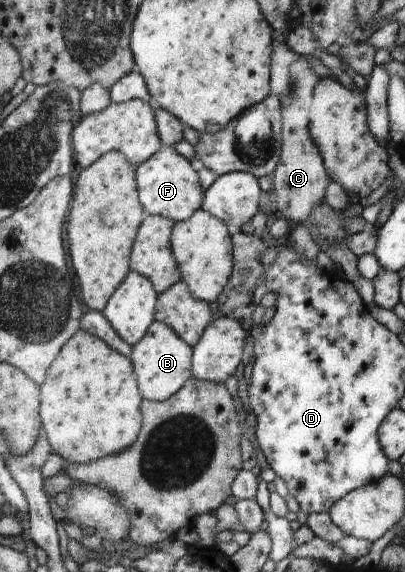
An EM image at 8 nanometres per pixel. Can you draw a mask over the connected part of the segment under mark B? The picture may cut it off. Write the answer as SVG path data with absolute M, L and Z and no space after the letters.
M153 321L146 335L132 346L129 358L133 362L133 368L138 369L142 397L146 400L157 402L168 400L184 387L188 379L194 377L193 348L180 339L165 322Z

